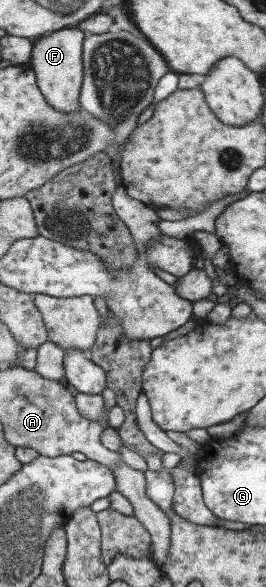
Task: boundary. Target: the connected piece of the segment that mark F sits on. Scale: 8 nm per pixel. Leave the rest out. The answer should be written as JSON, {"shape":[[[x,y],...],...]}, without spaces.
{"shape":[[[71,26],[42,35],[31,49],[29,63],[35,74],[35,83],[44,99],[54,109],[70,114],[79,109],[79,89],[83,81],[81,45],[84,33]]]}

